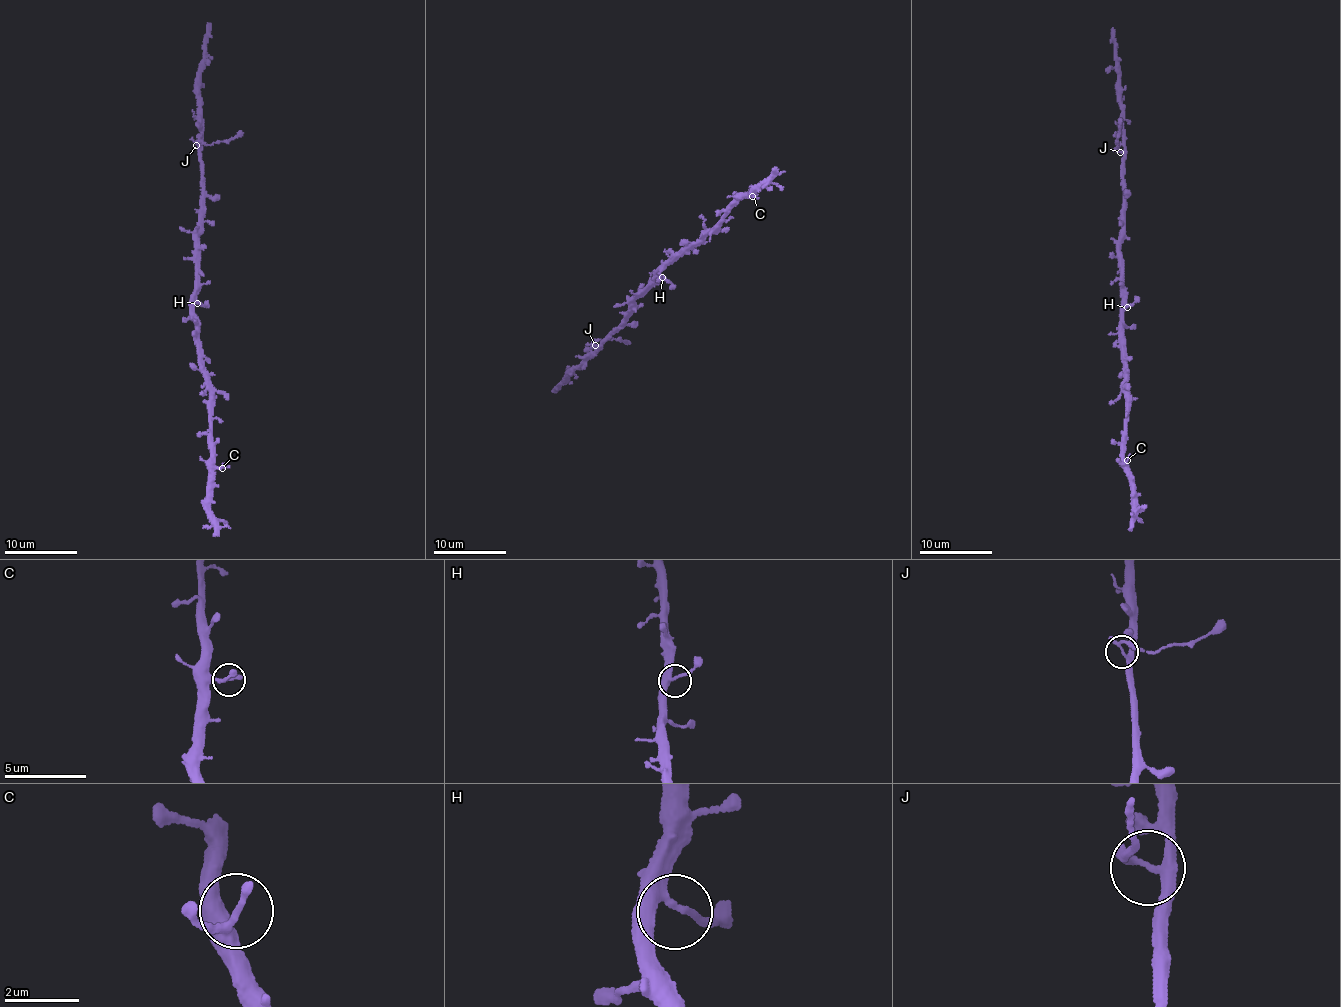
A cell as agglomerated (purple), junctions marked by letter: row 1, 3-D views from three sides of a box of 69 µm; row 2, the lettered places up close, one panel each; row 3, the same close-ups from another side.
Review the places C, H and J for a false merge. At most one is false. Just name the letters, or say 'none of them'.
J

